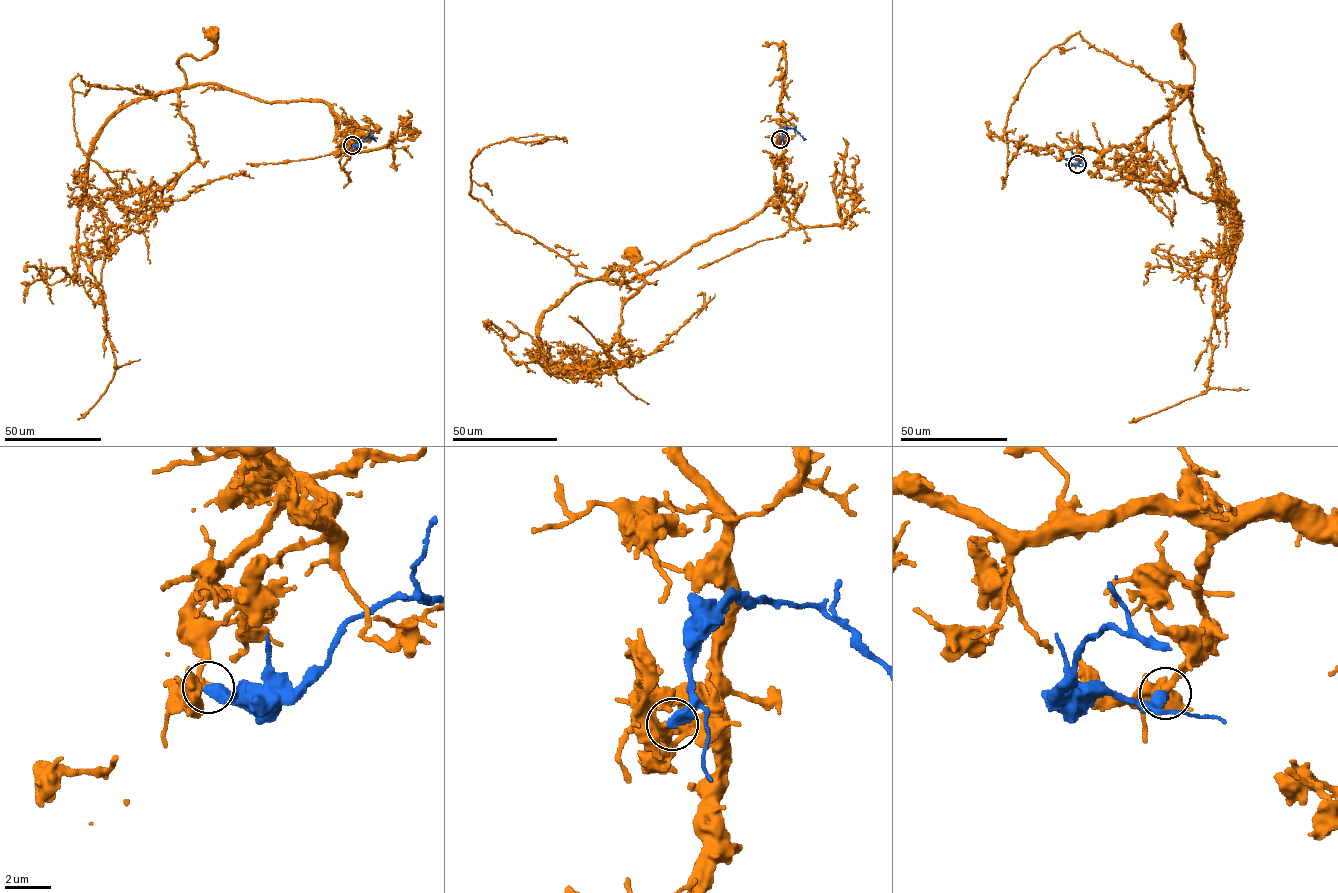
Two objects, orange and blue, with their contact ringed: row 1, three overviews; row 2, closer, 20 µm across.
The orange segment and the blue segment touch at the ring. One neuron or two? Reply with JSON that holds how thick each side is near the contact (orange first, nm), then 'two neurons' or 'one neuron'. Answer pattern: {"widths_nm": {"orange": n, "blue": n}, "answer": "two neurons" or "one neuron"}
{"widths_nm": {"orange": 280, "blue": 550}, "answer": "one neuron"}

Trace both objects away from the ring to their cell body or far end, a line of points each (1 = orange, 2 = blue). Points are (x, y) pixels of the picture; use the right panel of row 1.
1: (1077, 164), (1085, 148), (1105, 152), (1134, 143), (1192, 88), (1194, 65), (1180, 51), (1181, 56), (1177, 32)
2: (1077, 164), (1067, 163), (1073, 158), (1084, 166)

